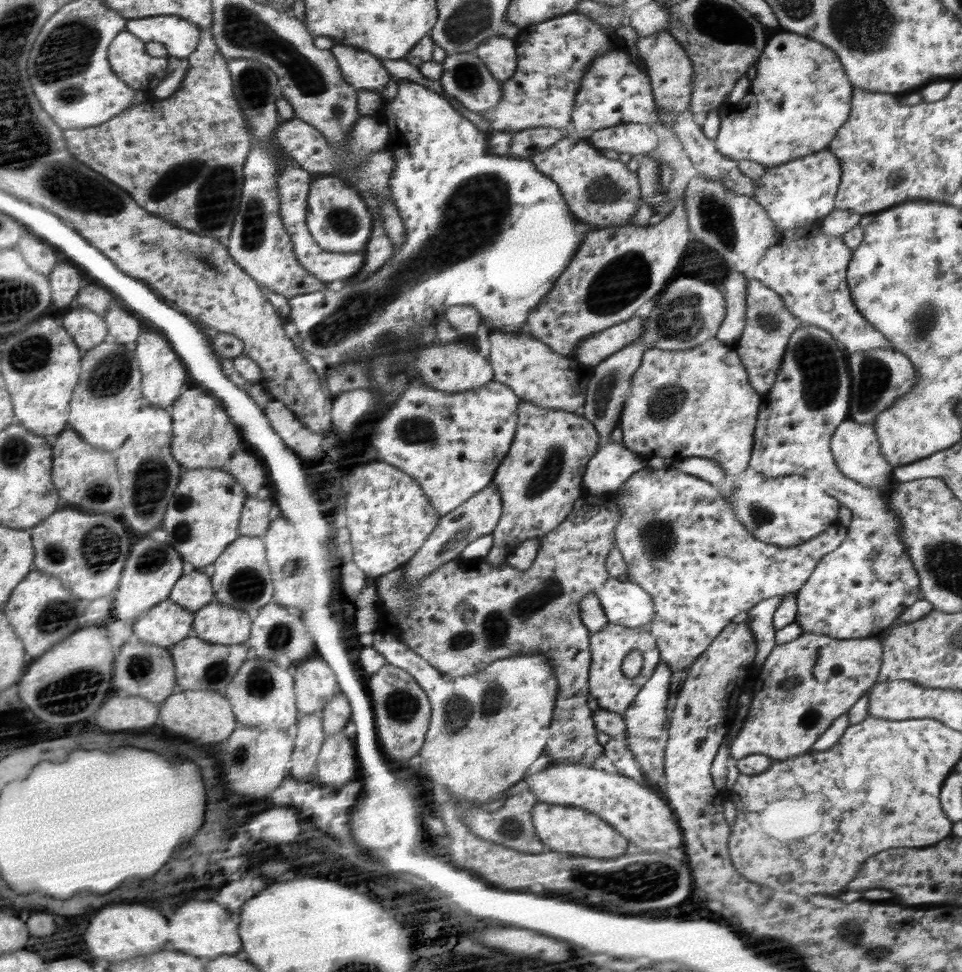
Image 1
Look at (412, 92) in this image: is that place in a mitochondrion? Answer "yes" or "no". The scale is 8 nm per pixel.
no

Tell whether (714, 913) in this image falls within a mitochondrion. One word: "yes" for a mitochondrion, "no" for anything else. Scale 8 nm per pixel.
no

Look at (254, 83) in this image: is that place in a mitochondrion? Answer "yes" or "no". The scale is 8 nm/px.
yes

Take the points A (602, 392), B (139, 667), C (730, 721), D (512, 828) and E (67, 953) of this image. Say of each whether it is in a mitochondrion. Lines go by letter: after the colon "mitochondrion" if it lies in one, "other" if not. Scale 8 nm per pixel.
A: mitochondrion
B: mitochondrion
C: other
D: mitochondrion
E: other

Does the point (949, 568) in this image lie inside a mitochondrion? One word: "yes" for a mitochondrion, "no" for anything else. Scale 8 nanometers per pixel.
yes

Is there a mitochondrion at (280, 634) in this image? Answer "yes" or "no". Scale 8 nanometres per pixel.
yes

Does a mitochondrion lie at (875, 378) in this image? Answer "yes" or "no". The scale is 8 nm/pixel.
yes

